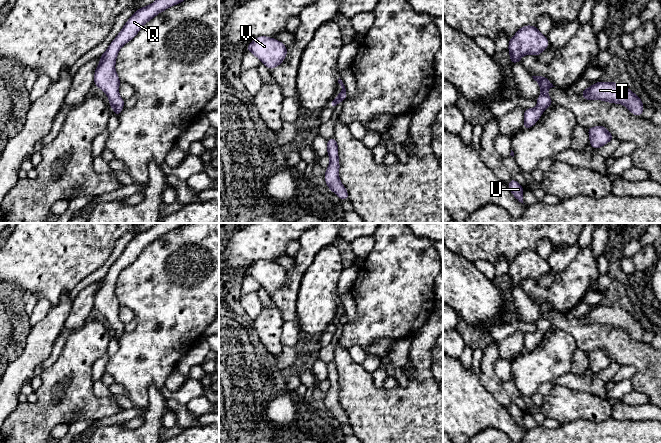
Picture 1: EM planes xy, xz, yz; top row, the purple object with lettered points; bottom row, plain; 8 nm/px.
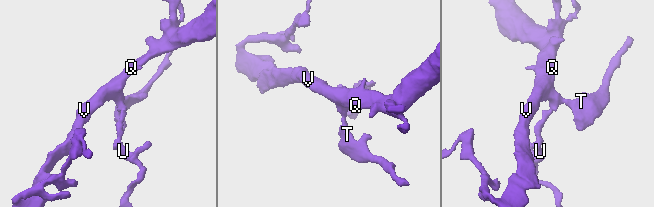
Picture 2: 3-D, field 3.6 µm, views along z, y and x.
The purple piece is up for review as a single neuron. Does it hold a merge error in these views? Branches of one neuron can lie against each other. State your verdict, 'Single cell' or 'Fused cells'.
Single cell

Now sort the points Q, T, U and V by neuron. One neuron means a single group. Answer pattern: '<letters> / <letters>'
Q T U V

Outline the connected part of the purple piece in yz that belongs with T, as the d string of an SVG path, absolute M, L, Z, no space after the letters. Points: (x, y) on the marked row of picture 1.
M599 81L580 93L585 100L602 100L609 103L622 104L633 115L642 116L643 114L644 105L641 98L624 84Z

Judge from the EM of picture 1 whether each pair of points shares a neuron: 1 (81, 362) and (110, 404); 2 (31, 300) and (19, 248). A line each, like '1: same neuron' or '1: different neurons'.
1: same neuron
2: different neurons

